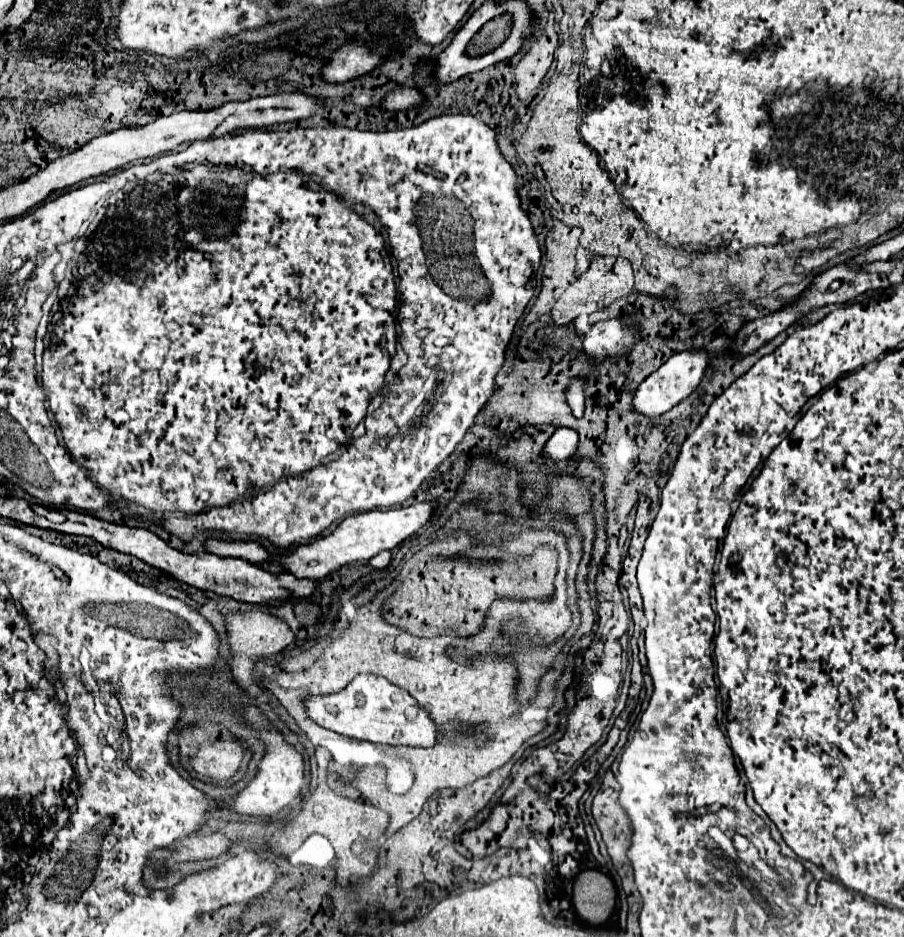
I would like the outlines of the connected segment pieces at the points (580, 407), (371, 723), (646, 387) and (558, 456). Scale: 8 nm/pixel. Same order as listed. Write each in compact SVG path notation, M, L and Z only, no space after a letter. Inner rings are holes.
M574 378L574 382L570 382L570 386L566 388L566 402L576 418L584 414L584 400L586 400L584 388L586 388L586 378Z
M360 674L336 694L310 698L306 702L306 712L320 726L358 740L392 746L432 746L436 740L434 722L428 718L424 708L418 706L406 690L374 674Z
M686 350L686 352L674 354L668 362L664 362L654 374L650 374L636 388L632 396L632 408L644 416L662 416L664 412L672 410L678 402L688 398L698 388L710 364L712 364L712 354L706 354L706 350Z
M560 428L556 430L548 442L542 448L542 458L548 462L564 462L570 460L576 450L578 450L578 432L576 430L568 430L568 428Z

